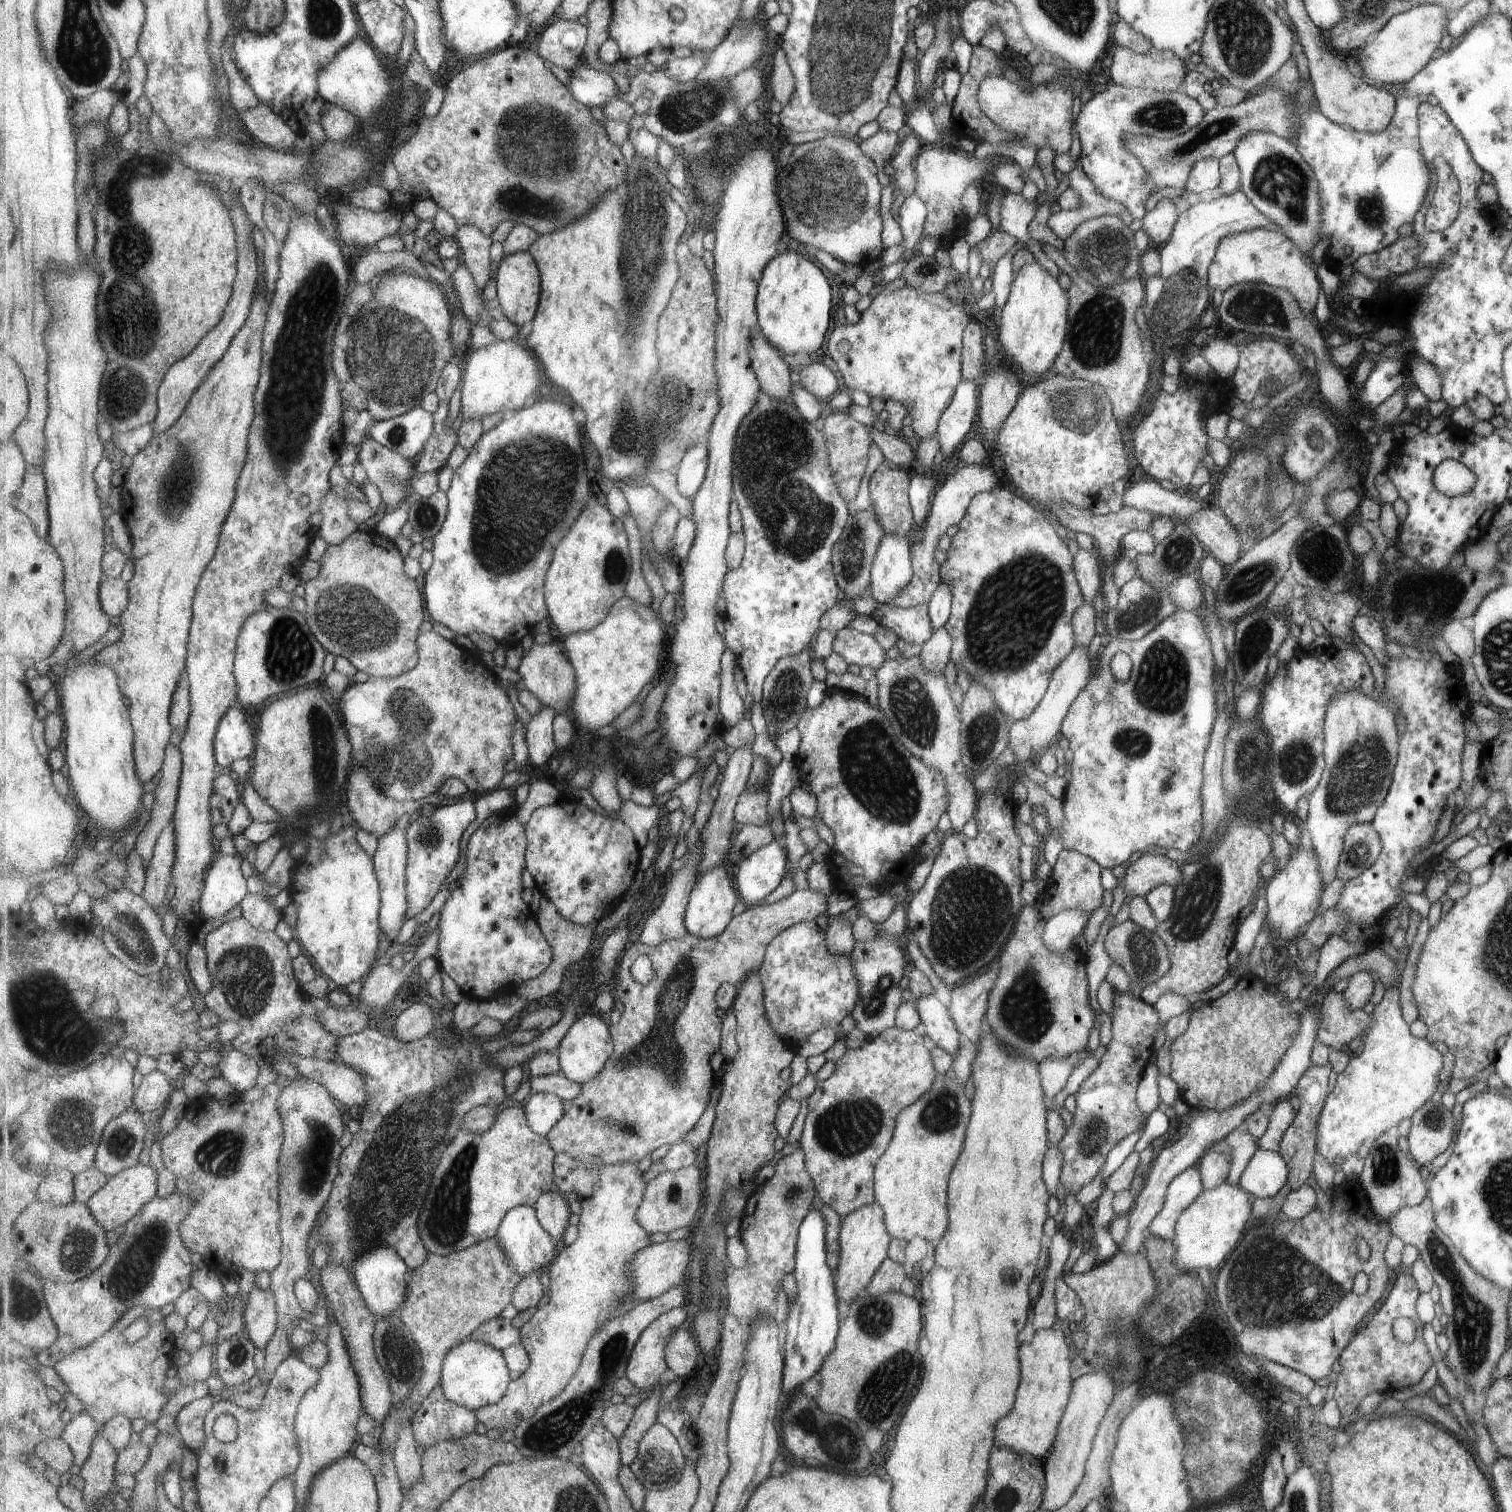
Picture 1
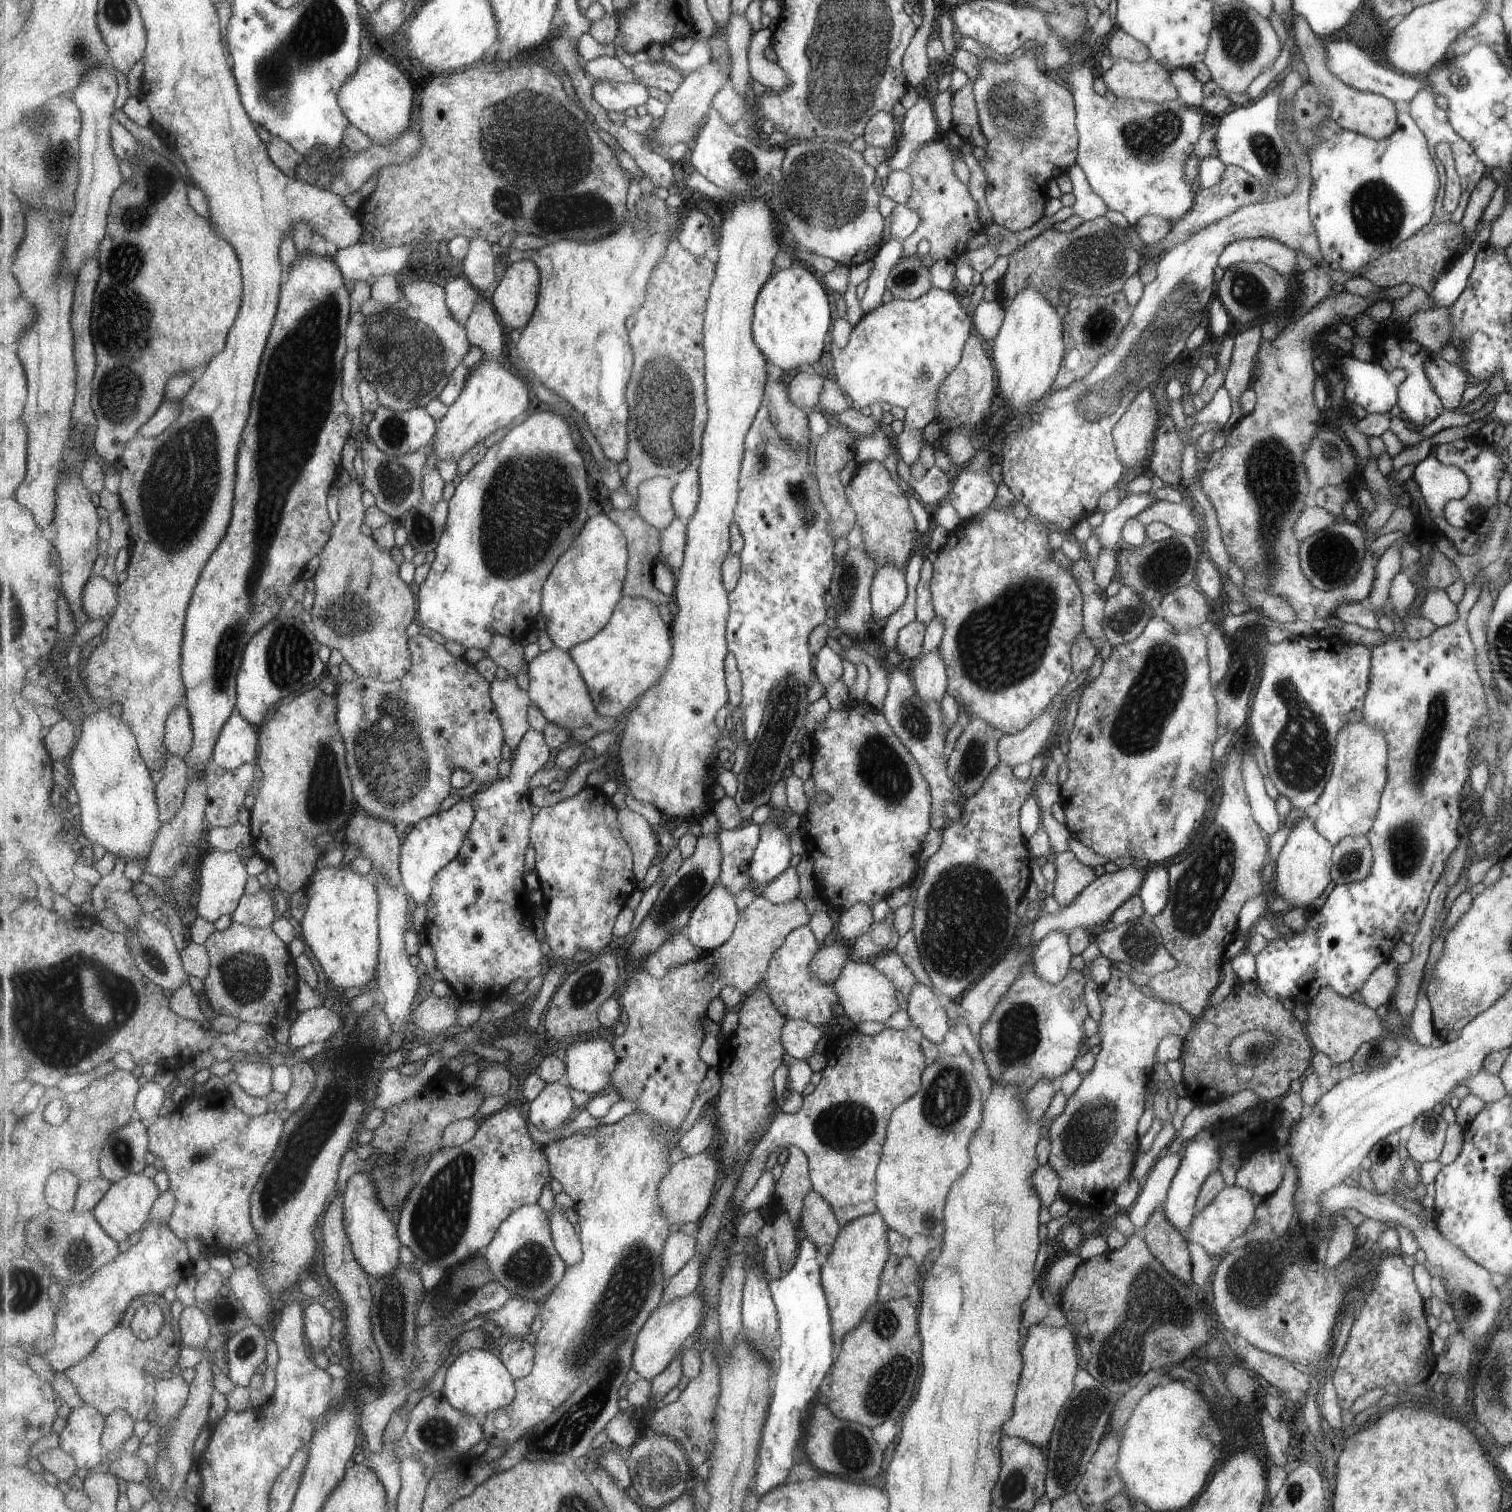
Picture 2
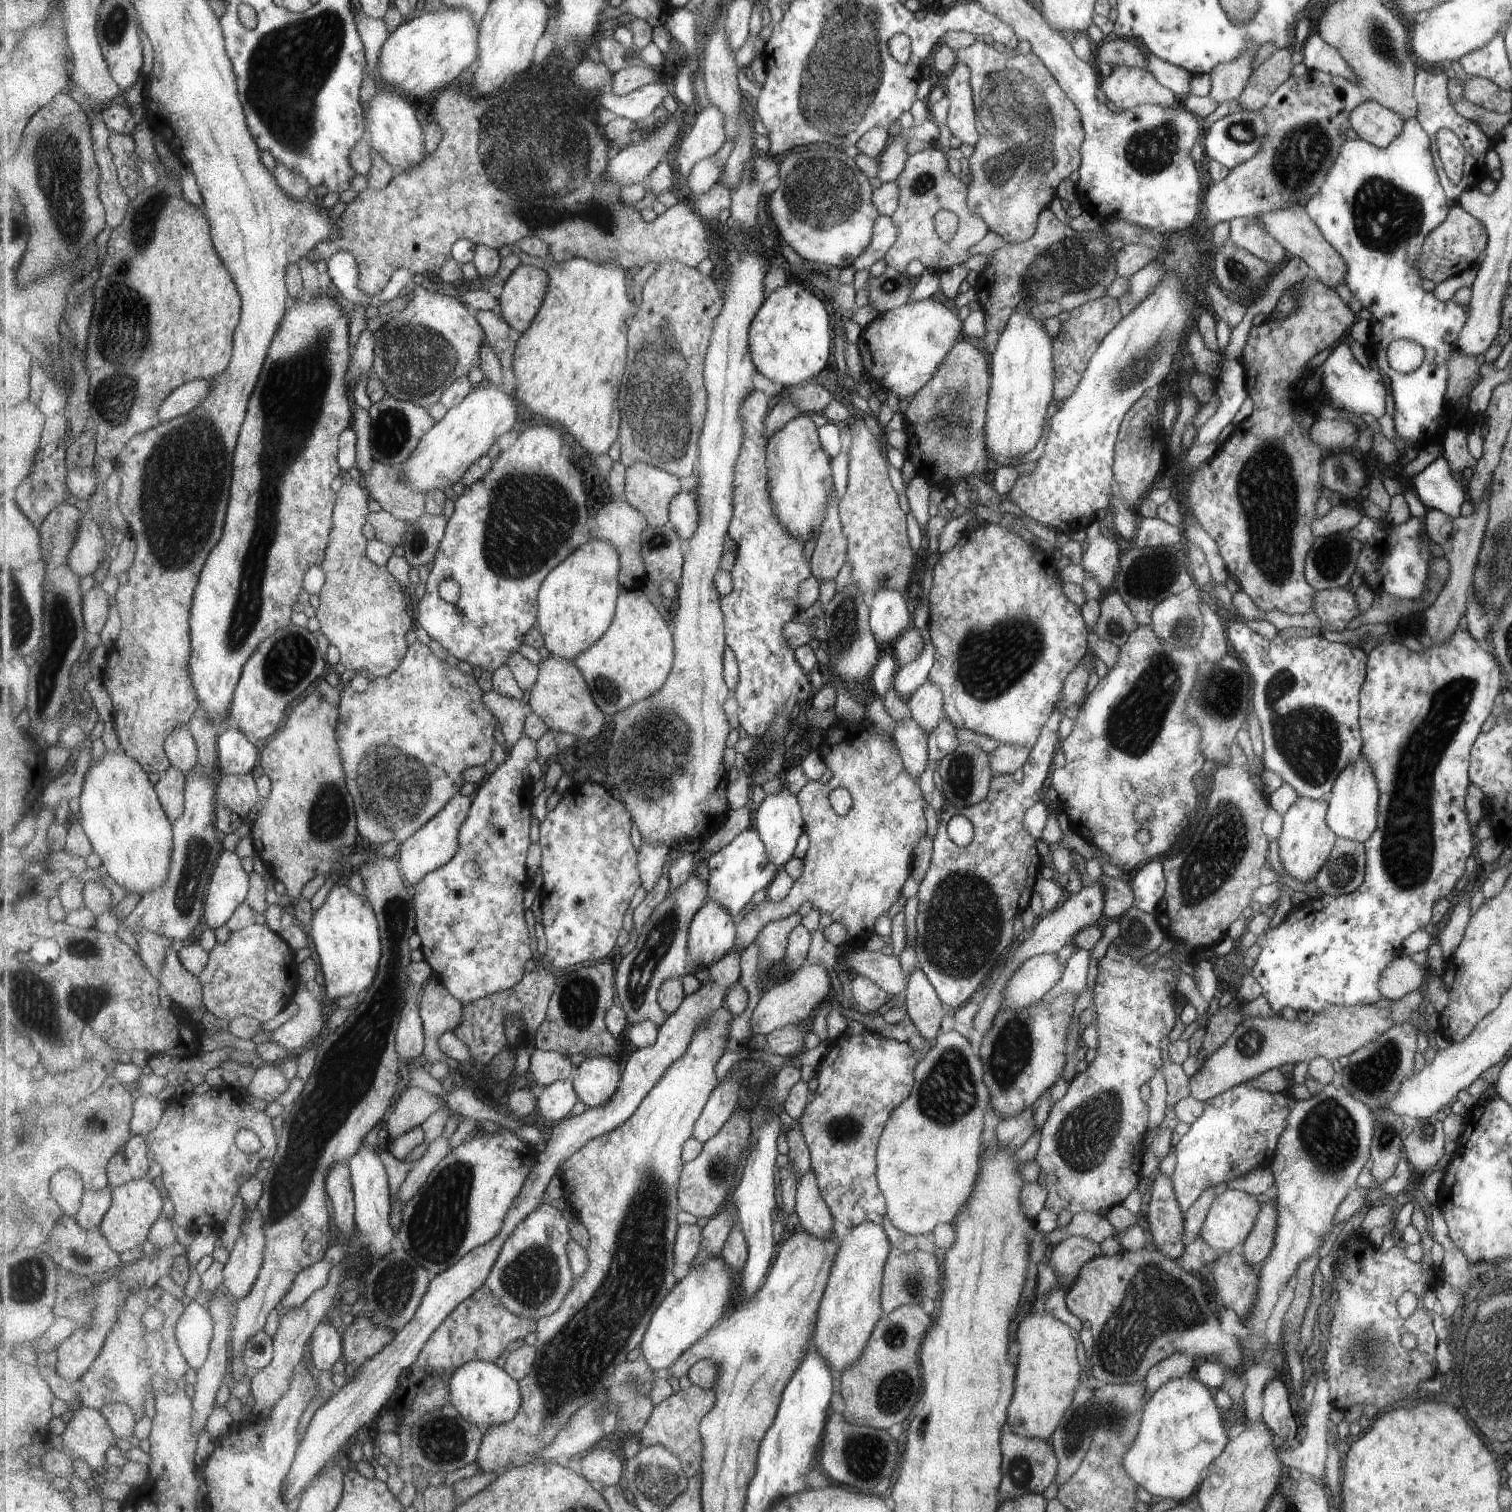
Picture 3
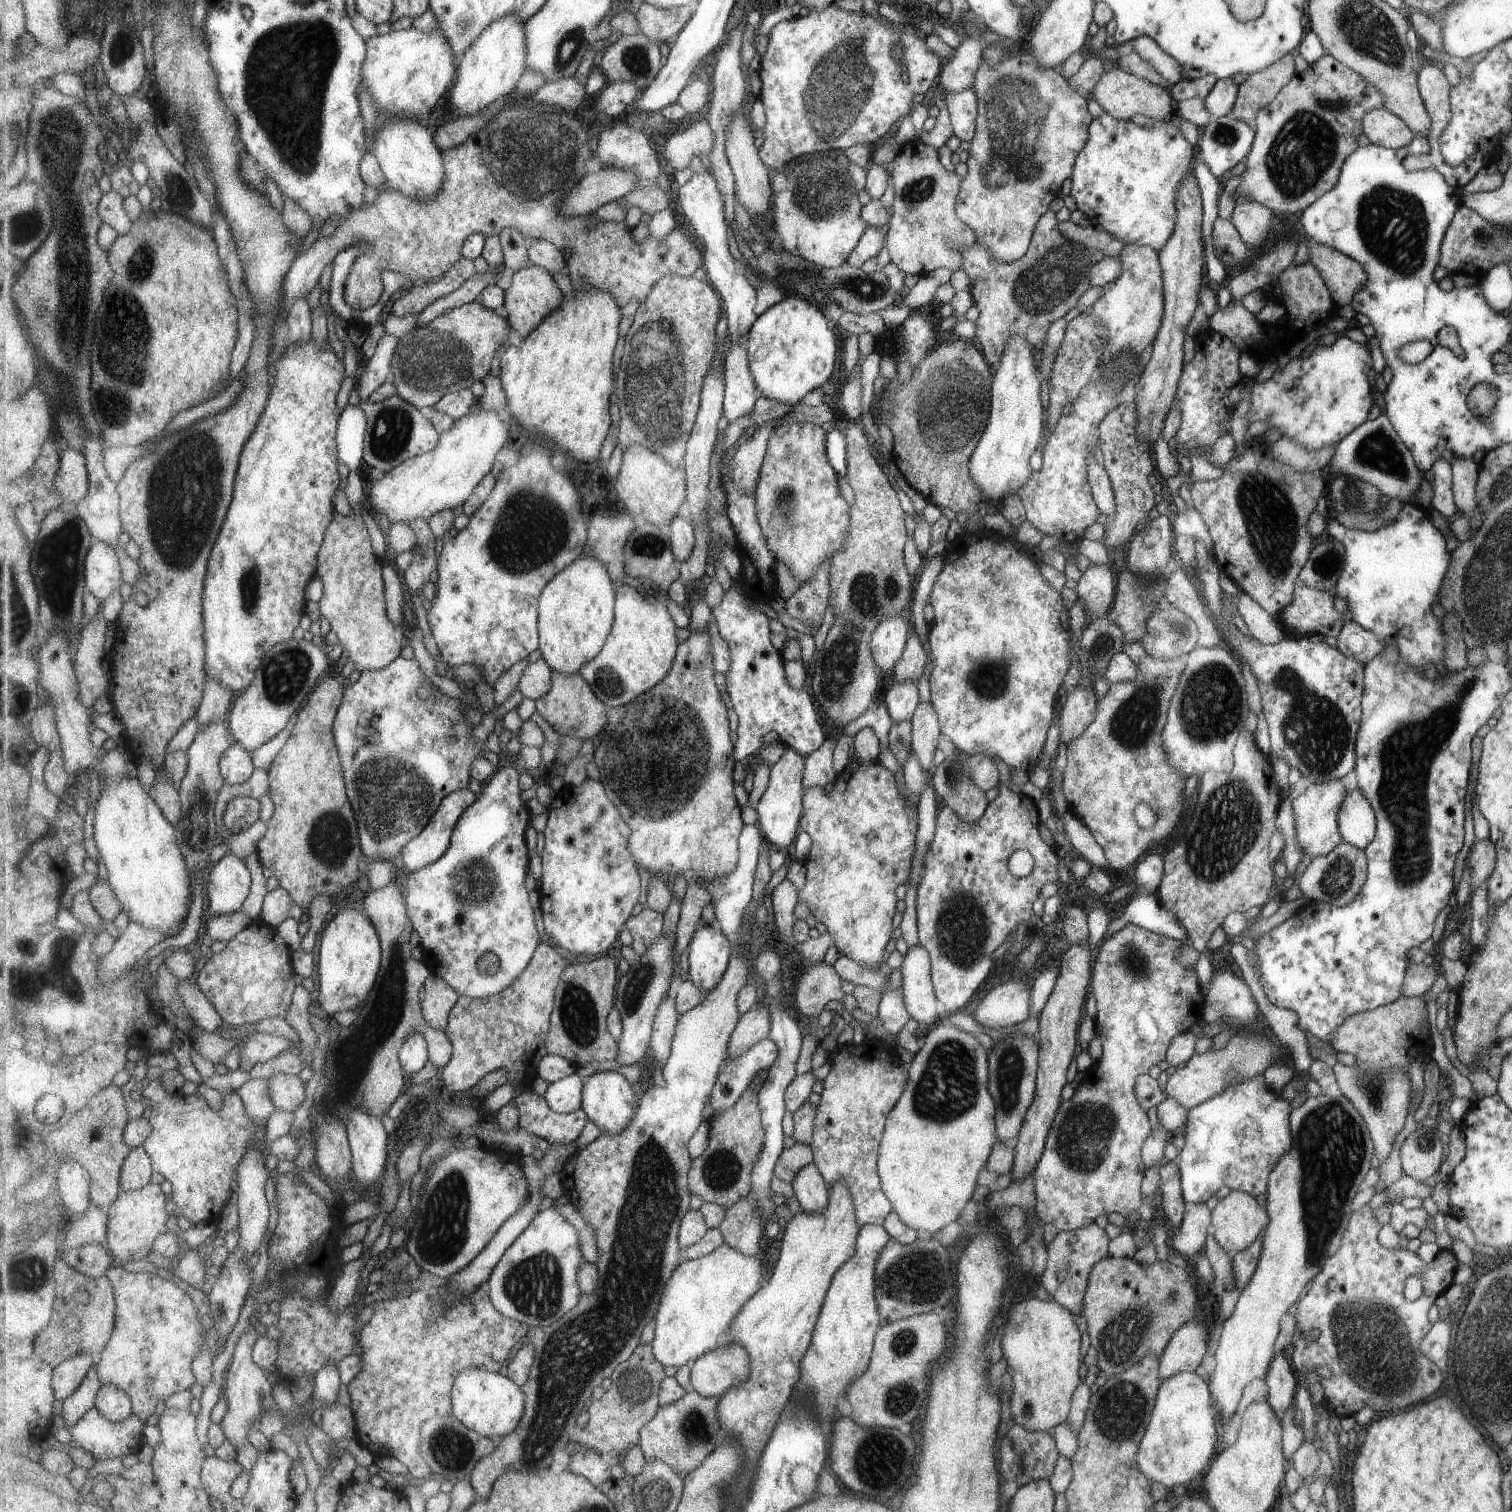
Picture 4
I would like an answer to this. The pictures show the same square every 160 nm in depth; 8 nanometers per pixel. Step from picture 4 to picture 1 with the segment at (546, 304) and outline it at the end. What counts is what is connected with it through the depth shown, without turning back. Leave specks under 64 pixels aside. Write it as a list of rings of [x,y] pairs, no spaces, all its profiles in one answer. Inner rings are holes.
[[[530,251],[513,253],[502,258],[498,266],[498,298],[505,316],[517,326],[536,317],[542,293],[542,274]]]

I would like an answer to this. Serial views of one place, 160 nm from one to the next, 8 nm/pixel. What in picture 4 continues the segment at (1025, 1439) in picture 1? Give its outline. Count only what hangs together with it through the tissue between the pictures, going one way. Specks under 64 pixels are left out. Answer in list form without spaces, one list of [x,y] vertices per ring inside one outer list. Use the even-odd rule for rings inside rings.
[[[1035,1297],[1013,1305],[1007,1316],[1001,1348],[1007,1368],[1013,1372],[1013,1422],[1024,1430],[1051,1432],[1069,1416],[1071,1394],[1079,1384],[1077,1368],[1079,1356],[1079,1330],[1067,1308],[1057,1302],[1044,1302]]]

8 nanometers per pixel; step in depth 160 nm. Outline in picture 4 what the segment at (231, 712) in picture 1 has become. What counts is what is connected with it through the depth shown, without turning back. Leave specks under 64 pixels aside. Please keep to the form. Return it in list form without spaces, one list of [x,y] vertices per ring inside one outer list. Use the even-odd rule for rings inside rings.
[[[235,741],[223,752],[220,770],[224,783],[230,786],[244,784],[253,777],[256,768],[253,766],[252,752]]]

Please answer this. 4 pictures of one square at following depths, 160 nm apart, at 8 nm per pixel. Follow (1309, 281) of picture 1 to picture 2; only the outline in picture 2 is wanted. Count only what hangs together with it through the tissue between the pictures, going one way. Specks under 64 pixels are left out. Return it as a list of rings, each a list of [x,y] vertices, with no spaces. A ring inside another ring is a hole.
[[[1265,237],[1241,239],[1225,246],[1216,265],[1225,270],[1241,261],[1266,264],[1287,279],[1296,270],[1296,251]]]

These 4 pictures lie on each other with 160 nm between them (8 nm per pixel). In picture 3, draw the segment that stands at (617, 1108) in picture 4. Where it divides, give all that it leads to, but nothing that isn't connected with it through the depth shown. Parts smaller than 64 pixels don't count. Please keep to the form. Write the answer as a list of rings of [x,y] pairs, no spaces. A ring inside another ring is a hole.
[[[586,1055],[576,1067],[572,1081],[580,1100],[589,1107],[605,1106],[621,1086],[621,1068],[609,1056]]]

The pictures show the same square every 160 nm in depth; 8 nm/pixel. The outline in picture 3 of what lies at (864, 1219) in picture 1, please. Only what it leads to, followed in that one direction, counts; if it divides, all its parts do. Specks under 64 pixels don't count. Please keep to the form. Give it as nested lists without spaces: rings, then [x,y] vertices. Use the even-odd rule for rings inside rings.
[[[864,1221],[841,1238],[836,1259],[828,1275],[827,1288],[820,1299],[816,1314],[815,1333],[811,1341],[828,1359],[835,1375],[849,1369],[864,1354],[868,1339],[883,1313],[880,1294],[883,1286],[884,1265],[891,1252],[891,1244],[880,1224]]]

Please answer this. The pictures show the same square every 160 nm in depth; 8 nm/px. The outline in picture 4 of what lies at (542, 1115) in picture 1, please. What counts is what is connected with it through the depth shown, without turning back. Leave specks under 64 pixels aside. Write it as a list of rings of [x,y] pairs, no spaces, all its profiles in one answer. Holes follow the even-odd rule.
[[[575,1072],[571,1076],[549,1084],[544,1097],[557,1113],[569,1114],[582,1109],[584,1089],[585,1079]]]

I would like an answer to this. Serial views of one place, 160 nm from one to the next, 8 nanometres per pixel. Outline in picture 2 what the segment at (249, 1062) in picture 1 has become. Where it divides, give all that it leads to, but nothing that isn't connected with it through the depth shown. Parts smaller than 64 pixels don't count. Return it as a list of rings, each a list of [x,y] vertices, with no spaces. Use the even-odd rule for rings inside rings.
[[[236,1062],[233,1071],[237,1074],[237,1082],[241,1086],[246,1094],[254,1097],[262,1097],[269,1099],[270,1094],[273,1091],[273,1066],[268,1063],[251,1063],[251,1064],[241,1064],[241,1062]]]

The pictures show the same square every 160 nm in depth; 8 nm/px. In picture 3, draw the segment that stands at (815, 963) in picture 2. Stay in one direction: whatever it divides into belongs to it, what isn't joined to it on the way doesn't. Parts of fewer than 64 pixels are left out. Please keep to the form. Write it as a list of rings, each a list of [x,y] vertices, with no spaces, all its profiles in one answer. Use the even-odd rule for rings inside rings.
[[[806,963],[797,972],[775,984],[760,997],[750,1018],[753,1035],[767,1036],[783,1026],[805,1020],[813,1007],[822,1003],[830,987],[830,978],[826,968],[822,965]]]

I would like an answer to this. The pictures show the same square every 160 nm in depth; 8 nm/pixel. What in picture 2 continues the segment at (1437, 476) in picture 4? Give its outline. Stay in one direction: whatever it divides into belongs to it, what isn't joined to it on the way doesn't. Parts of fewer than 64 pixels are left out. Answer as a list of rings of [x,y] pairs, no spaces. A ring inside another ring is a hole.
[[[1471,436],[1438,444],[1433,448],[1434,457],[1441,464],[1457,467],[1469,479],[1467,492],[1461,498],[1448,500],[1443,506],[1442,516],[1452,527],[1472,530],[1485,516],[1487,508],[1495,503],[1497,482],[1505,472],[1505,467],[1499,460],[1499,454],[1490,448],[1491,445]]]

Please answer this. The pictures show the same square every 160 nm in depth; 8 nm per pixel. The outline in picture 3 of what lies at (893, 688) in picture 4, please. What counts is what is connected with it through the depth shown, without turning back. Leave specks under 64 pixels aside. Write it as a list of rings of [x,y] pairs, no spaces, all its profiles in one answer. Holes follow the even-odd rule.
[[[928,643],[925,649],[921,650],[920,657],[915,658],[911,663],[901,667],[895,673],[895,680],[893,680],[893,688],[903,700],[907,700],[911,694],[925,680],[933,666],[935,660],[935,646]]]

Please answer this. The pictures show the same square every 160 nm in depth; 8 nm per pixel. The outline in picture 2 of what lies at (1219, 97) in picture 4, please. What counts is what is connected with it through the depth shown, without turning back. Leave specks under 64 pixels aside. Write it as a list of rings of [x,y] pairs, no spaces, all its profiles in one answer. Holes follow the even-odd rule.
[[[1241,1],[1217,6],[1216,9],[1213,9],[1213,18],[1215,29],[1212,30],[1211,37],[1209,37],[1203,64],[1210,72],[1210,78],[1225,94],[1243,93],[1251,81],[1263,71],[1263,67],[1273,62],[1278,56],[1279,40],[1269,25],[1269,20],[1258,16],[1253,9],[1247,8]]]

